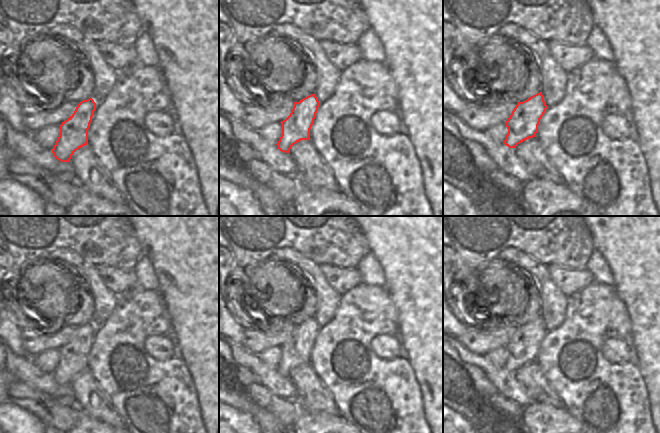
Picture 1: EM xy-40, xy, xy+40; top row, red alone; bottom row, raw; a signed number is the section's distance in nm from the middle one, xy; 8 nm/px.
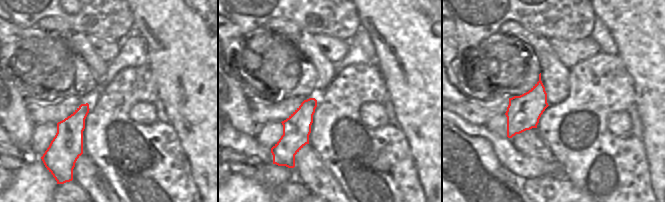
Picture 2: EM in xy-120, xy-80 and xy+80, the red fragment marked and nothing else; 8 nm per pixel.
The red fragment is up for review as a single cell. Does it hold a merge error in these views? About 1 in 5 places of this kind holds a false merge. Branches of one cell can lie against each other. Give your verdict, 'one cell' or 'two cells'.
one cell

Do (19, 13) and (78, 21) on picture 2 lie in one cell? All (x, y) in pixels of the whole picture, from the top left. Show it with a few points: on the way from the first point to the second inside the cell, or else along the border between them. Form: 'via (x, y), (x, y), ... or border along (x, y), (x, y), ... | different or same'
via (34, 17), (38, 13), (59, 13), (63, 16) | same

